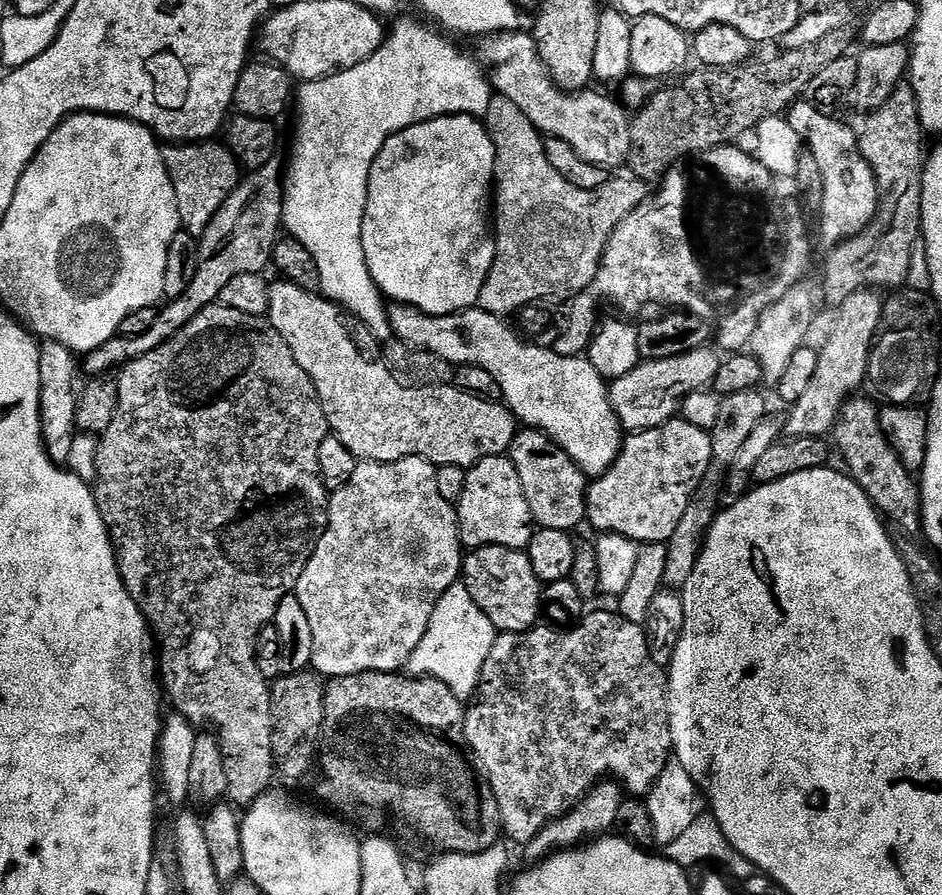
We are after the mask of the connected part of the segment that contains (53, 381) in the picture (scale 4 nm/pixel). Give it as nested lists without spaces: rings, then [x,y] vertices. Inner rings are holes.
[[[44,340],[40,344],[38,374],[40,375],[40,421],[44,435],[44,448],[54,463],[64,466],[68,463],[70,450],[78,435],[76,411],[86,377],[77,353],[53,340]]]

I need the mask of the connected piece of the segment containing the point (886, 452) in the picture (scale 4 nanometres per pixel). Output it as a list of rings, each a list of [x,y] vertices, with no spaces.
[[[860,394],[853,395],[842,406],[834,429],[835,451],[836,448],[840,451],[847,475],[851,476],[852,481],[868,495],[869,502],[889,525],[897,524],[900,528],[919,529],[922,524],[922,497],[917,477],[908,472],[906,466],[902,466],[886,434],[882,434],[880,408],[868,400],[863,400],[862,397]]]

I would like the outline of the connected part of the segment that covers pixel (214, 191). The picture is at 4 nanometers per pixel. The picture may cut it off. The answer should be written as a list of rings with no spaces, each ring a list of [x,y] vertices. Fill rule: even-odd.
[[[216,143],[172,144],[163,149],[166,170],[174,186],[174,198],[178,202],[180,227],[197,238],[203,236],[206,226],[210,226],[210,218],[222,210],[226,198],[230,198],[242,179],[242,169],[231,150],[223,143]]]

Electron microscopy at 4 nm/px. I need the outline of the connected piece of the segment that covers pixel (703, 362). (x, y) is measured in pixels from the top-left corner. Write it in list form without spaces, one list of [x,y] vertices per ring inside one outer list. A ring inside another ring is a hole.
[[[711,347],[696,348],[692,352],[682,354],[678,358],[662,358],[661,360],[645,360],[622,378],[611,381],[608,397],[614,406],[614,414],[620,419],[621,429],[629,433],[645,432],[648,428],[657,428],[673,419],[679,413],[680,404],[691,392],[707,389],[712,383],[714,374],[718,374],[718,366],[722,359],[721,353],[711,352]]]

